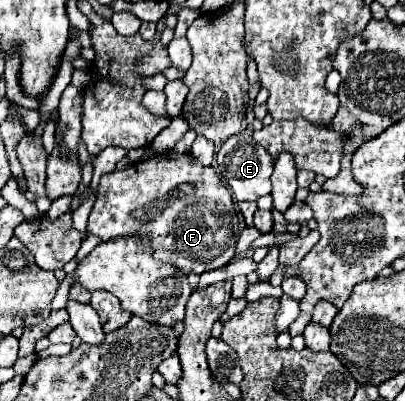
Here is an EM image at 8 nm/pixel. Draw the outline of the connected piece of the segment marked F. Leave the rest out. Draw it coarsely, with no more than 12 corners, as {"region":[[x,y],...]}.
{"region":[[190,153],[100,179],[88,231],[186,275],[234,259],[230,191]]}

